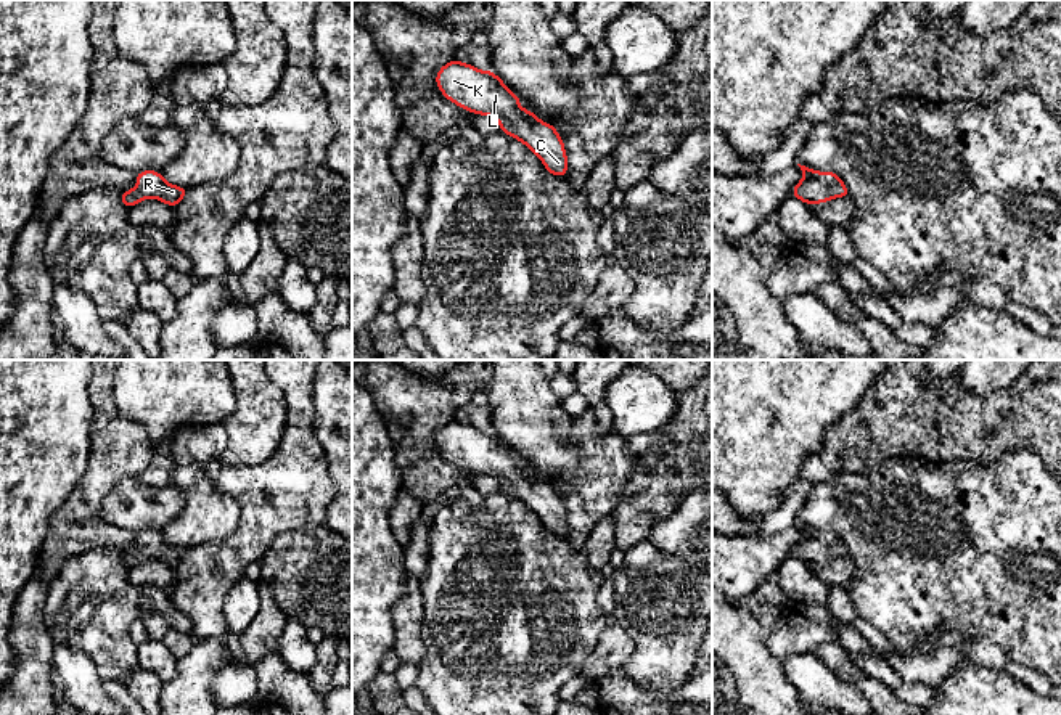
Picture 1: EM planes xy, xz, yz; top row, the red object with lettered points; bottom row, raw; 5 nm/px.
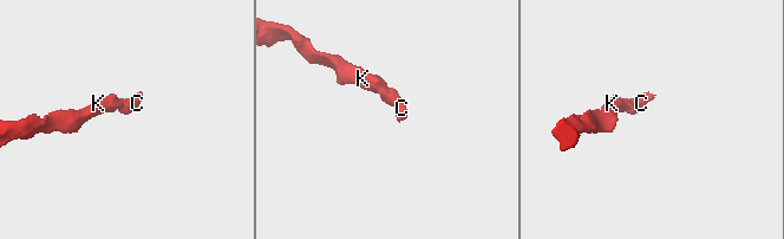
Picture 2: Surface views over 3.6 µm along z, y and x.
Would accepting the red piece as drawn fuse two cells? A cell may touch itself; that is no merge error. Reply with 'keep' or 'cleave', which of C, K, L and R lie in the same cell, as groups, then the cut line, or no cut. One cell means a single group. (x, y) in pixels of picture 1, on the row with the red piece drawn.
keep | C K L R | no cut

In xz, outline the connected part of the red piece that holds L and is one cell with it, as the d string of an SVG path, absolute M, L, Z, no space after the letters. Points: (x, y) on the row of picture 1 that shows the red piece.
M453 59L439 69L436 84L442 96L460 108L497 117L500 132L522 141L551 175L567 175L566 149L556 129L532 111L521 109L521 100L492 71Z

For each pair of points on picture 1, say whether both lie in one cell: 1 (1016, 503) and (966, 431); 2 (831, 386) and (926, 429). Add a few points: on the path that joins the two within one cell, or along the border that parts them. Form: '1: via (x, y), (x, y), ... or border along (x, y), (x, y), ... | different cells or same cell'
1: border along (1026, 449), (1010, 449), (989, 463), (954, 461) | different cells
2: border along (878, 376), (847, 412) | different cells

